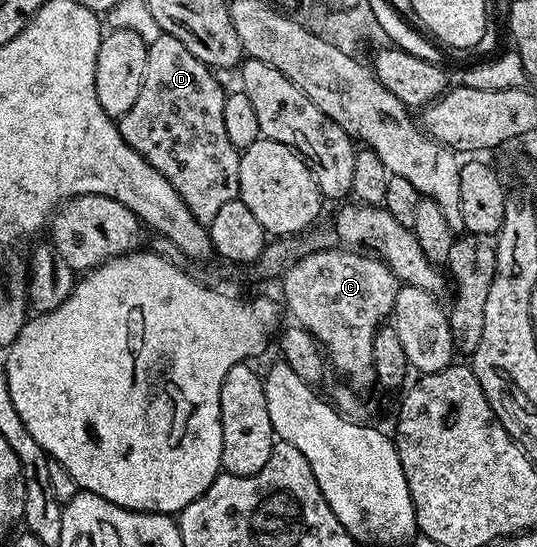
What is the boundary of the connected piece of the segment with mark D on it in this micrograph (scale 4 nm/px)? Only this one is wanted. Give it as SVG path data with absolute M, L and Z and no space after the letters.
M161 34L148 46L146 74L142 78L142 90L138 90L138 102L134 102L134 106L130 106L130 110L126 110L126 114L118 120L125 142L142 154L142 158L146 158L146 162L150 162L150 166L154 166L154 170L158 170L158 174L174 186L174 190L178 190L190 214L205 225L218 215L218 210L222 210L226 202L240 195L241 149L236 148L226 135L226 121L222 119L226 88L216 81L216 76L217 73L194 58L194 54L190 54L178 38Z

